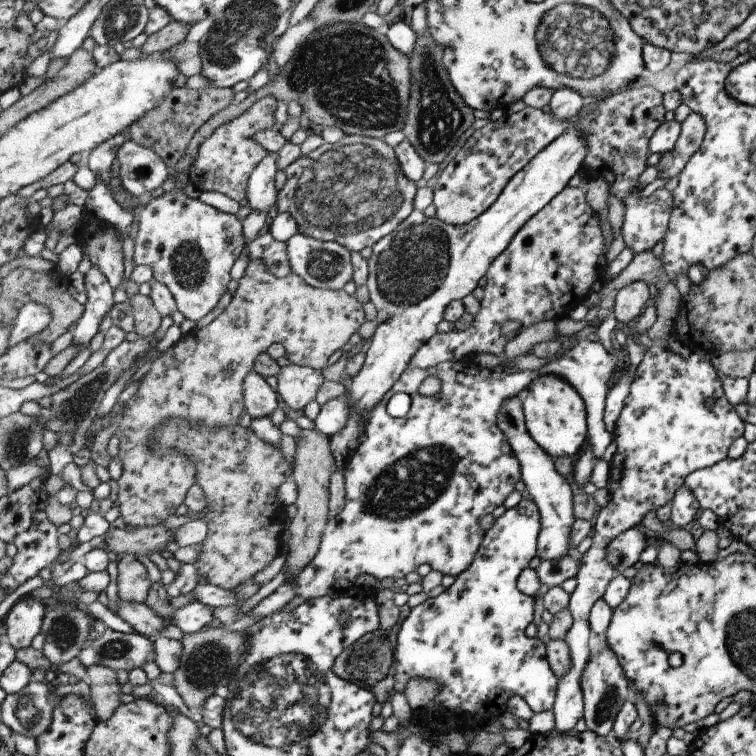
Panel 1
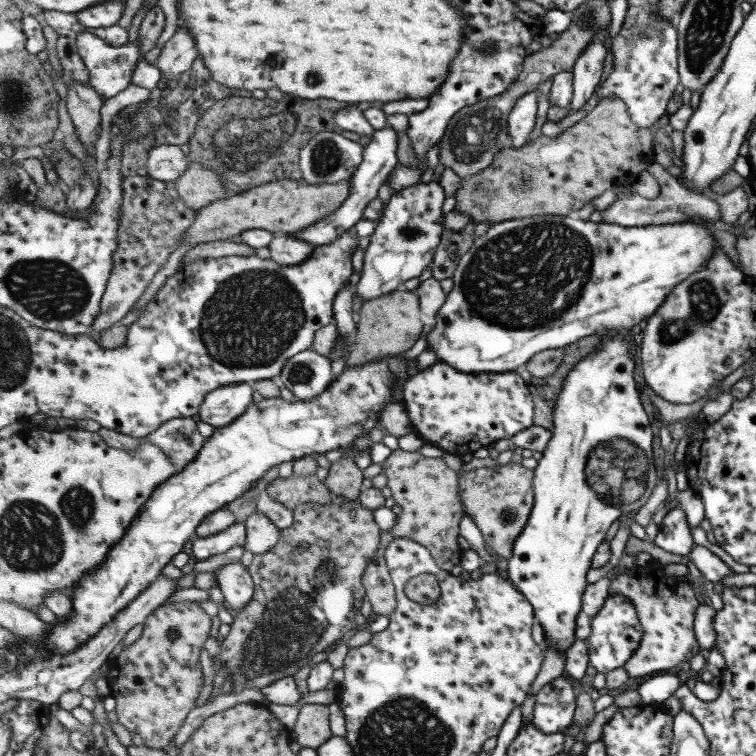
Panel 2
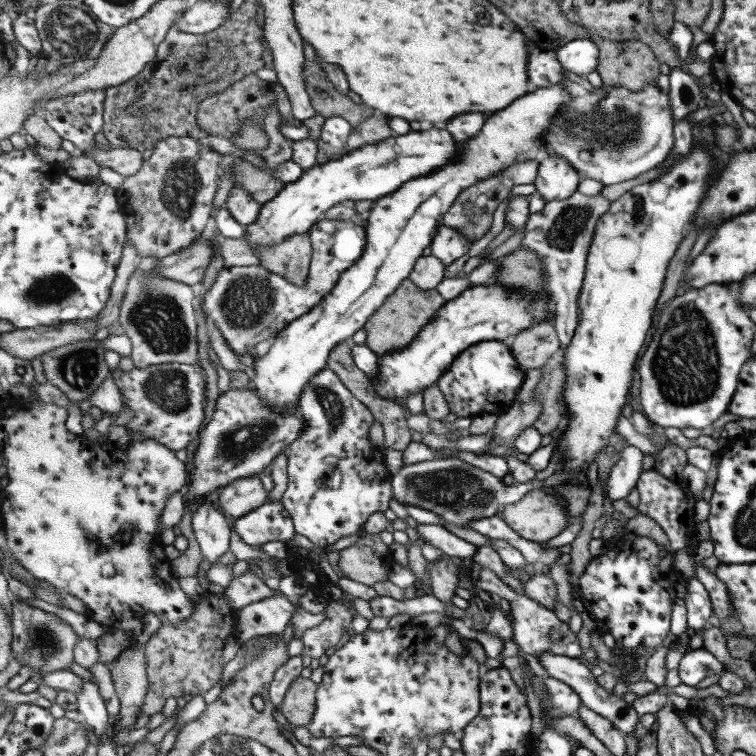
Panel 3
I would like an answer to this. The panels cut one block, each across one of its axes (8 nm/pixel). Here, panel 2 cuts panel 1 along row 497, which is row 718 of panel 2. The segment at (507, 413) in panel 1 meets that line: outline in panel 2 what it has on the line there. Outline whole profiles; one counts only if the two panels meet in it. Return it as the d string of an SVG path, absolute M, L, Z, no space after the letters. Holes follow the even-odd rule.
M562 675L539 690L532 724L540 731L556 736L575 724L577 708L578 692Z

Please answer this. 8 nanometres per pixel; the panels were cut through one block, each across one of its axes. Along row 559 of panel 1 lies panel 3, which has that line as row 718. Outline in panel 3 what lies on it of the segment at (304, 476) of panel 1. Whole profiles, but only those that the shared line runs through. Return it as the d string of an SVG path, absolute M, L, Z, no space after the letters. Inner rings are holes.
M299 676L280 706L282 714L288 723L296 727L307 727L313 723L318 710L318 688L320 684L313 682L310 678Z

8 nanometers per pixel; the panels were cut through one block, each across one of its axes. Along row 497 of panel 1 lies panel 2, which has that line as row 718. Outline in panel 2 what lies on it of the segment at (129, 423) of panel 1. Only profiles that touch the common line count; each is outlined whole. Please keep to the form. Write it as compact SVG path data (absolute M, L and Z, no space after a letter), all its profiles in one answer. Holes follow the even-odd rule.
M173 602L157 608L143 624L142 635L132 645L110 663L107 682L110 696L116 700L118 722L132 733L139 734L144 739L144 746L155 750L167 750L173 742L175 734L183 728L189 712L196 708L201 690L205 688L203 668L201 668L201 654L205 642L211 637L211 626L216 619L211 617L198 602ZM174 630L178 638L171 638Z

